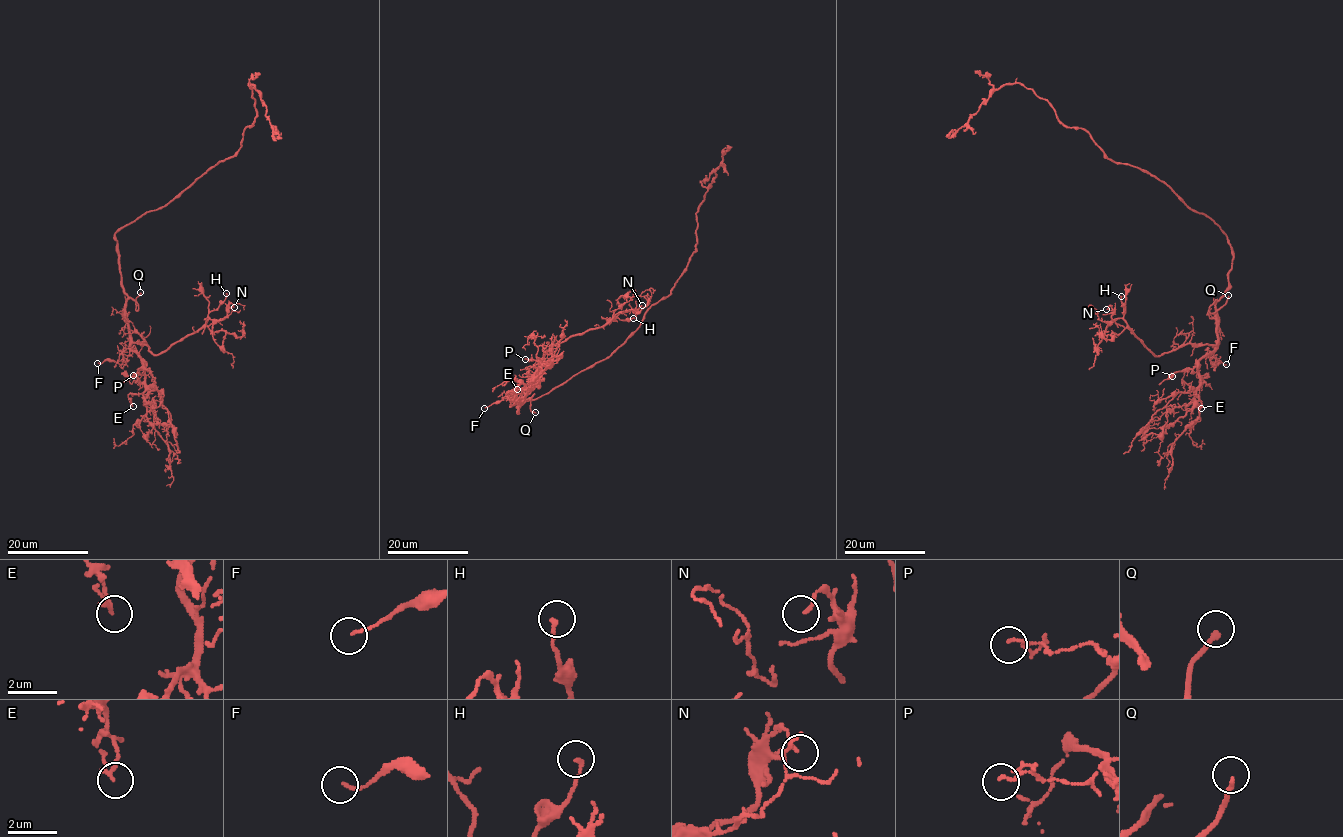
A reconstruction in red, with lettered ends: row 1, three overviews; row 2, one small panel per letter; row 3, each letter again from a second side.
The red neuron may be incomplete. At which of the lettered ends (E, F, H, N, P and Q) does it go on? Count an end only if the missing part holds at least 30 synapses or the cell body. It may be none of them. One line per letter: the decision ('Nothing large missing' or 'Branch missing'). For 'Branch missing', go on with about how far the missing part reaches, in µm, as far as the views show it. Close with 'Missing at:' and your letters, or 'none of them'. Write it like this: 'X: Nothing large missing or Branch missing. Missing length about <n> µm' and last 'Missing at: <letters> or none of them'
E: Nothing large missing
F: Nothing large missing
H: Nothing large missing
N: Nothing large missing
P: Nothing large missing
Q: Branch missing. Missing length about 4 µm
Missing at: Q

